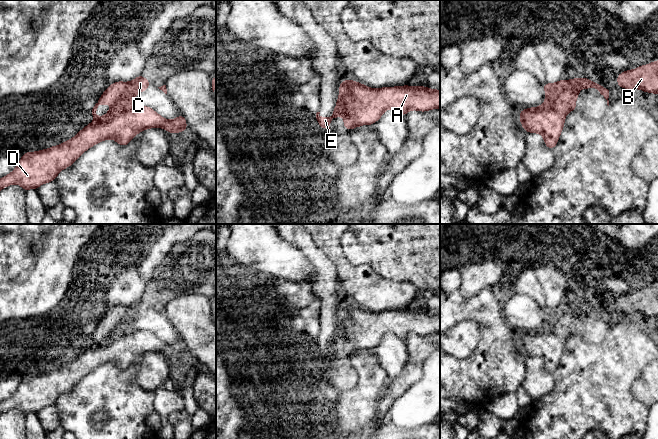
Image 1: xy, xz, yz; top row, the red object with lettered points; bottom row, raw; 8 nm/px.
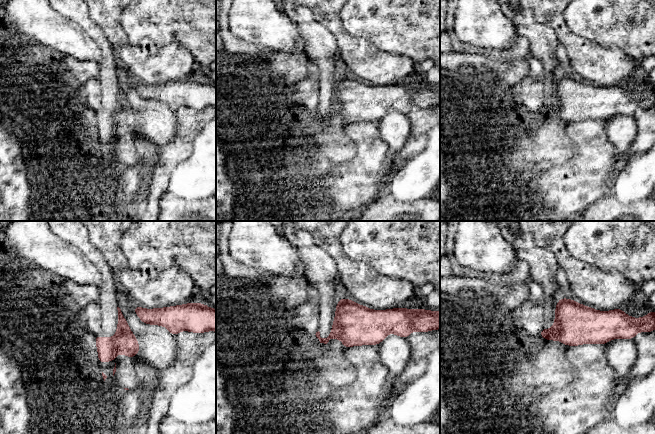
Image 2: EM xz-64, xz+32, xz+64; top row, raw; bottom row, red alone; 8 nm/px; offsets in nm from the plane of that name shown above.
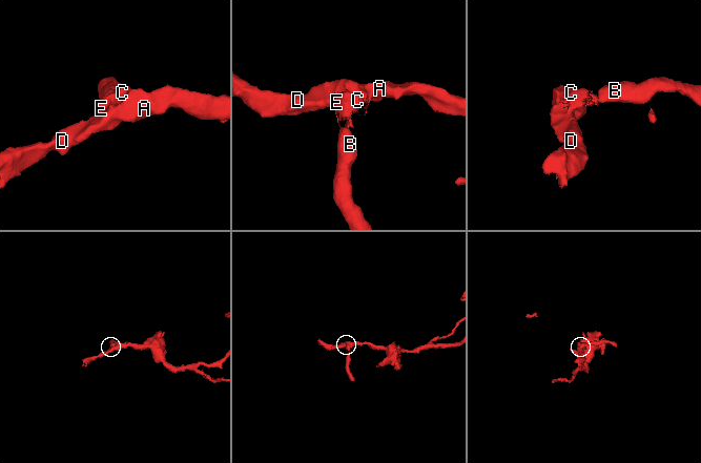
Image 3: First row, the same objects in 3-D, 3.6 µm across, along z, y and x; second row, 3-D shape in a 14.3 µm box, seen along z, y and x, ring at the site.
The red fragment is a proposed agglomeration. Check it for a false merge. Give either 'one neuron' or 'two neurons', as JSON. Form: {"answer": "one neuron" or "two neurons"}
{"answer": "two neurons"}

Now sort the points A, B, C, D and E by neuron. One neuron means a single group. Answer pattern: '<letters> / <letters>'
A D / B C E

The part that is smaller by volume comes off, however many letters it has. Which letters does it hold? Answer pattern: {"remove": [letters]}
{"remove": ["B", "C", "E"]}

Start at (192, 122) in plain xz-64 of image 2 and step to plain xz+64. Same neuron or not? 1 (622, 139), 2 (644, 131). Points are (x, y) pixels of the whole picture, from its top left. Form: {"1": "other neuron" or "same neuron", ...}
{"1": "other neuron", "2": "same neuron"}

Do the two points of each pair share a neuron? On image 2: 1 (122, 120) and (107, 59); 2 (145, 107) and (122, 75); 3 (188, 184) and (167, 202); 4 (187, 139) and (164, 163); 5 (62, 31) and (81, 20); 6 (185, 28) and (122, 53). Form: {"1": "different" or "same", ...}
{"1": "same", "2": "same", "3": "different", "4": "same", "5": "different", "6": "different"}

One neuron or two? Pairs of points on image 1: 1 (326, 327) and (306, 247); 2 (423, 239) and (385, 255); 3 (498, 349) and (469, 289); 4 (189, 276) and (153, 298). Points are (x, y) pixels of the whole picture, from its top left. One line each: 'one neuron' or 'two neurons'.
1: one neuron
2: one neuron
3: two neurons
4: one neuron

